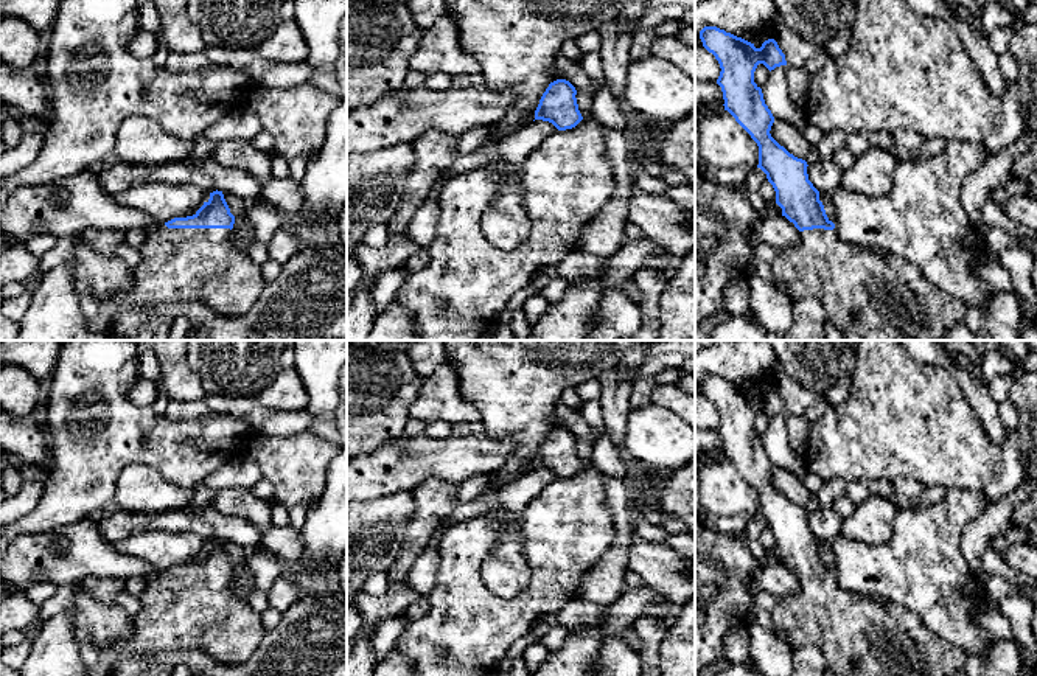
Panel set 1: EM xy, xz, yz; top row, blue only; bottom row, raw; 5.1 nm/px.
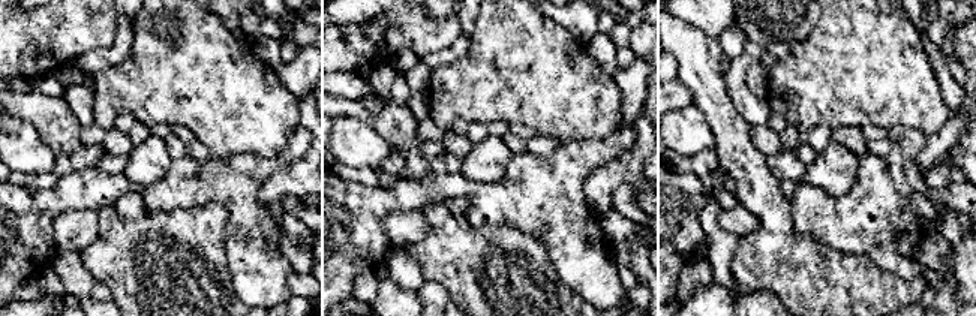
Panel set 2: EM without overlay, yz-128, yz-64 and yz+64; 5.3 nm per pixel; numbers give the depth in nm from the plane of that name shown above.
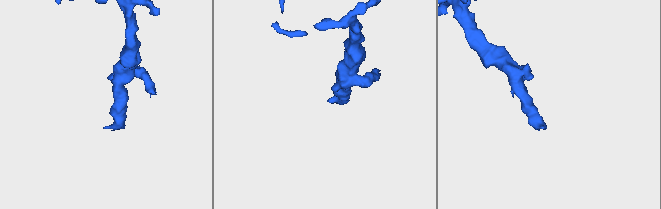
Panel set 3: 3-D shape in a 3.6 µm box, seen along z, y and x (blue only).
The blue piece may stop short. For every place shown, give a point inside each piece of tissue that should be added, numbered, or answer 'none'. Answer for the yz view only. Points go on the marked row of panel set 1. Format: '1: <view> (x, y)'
1: yz (868, 296)

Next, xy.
1: xy (176, 264)

